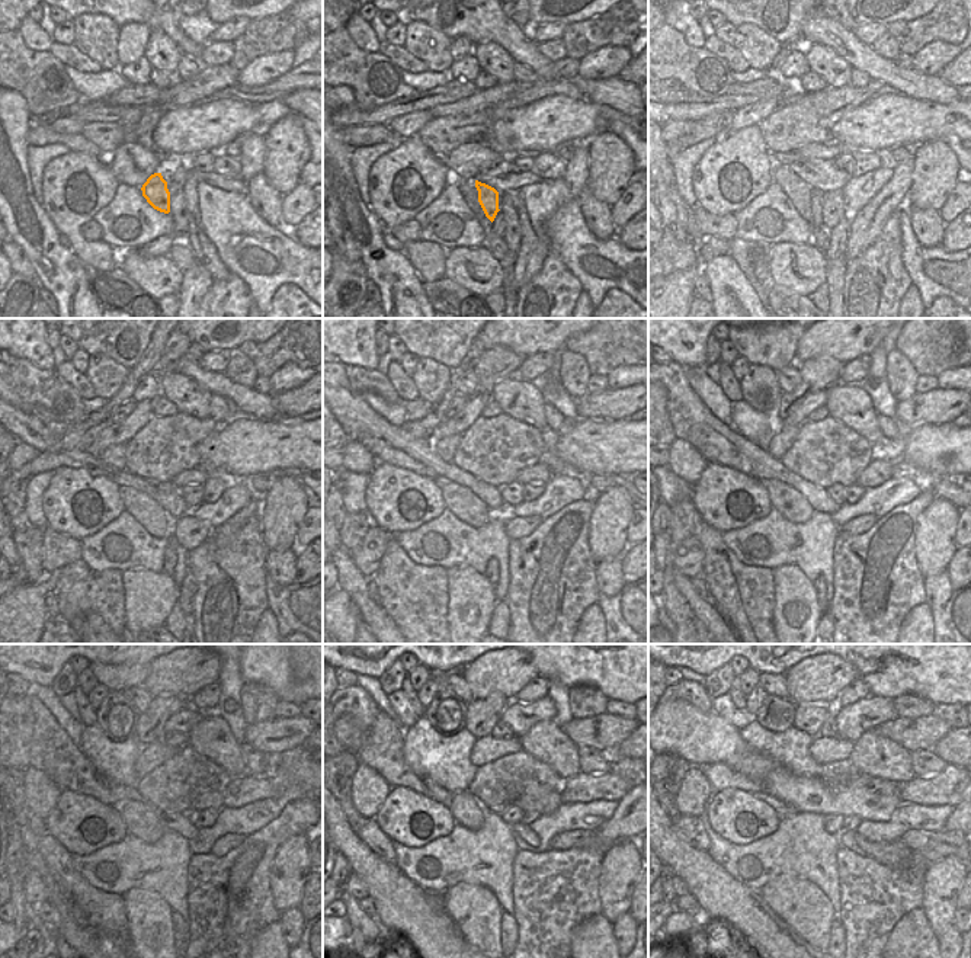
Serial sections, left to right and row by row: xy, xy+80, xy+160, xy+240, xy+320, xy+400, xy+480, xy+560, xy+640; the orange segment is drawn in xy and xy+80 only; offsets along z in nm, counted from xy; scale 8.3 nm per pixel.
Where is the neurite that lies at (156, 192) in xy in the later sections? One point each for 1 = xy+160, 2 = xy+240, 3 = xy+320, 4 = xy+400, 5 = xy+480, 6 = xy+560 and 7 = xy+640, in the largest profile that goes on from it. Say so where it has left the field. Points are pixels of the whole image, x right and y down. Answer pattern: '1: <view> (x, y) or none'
1: xy+160 (816, 195)
2: xy+240 (170, 558)
3: xy+320 (492, 570)
4: xy+400 (820, 583)
5: xy+480 (180, 926)
6: xy+560 (509, 928)
7: xy+640 (836, 939)

